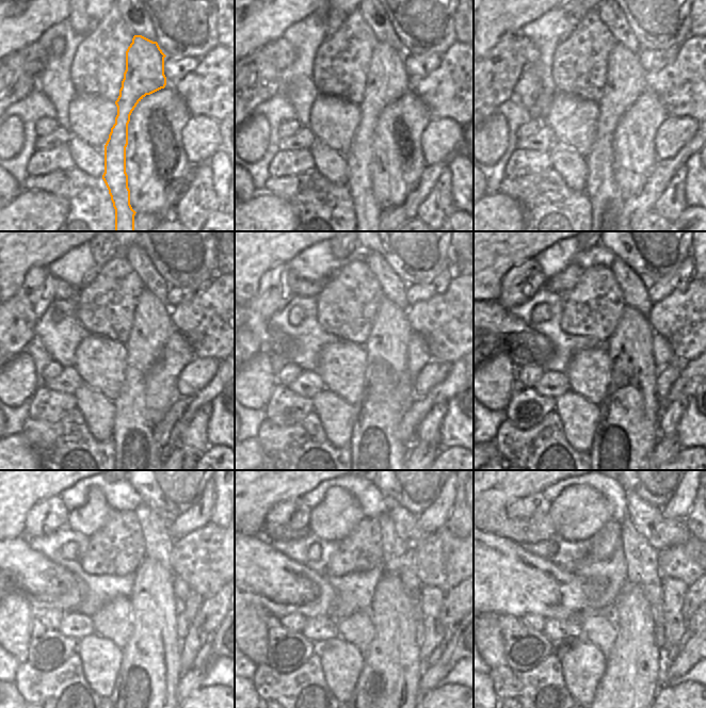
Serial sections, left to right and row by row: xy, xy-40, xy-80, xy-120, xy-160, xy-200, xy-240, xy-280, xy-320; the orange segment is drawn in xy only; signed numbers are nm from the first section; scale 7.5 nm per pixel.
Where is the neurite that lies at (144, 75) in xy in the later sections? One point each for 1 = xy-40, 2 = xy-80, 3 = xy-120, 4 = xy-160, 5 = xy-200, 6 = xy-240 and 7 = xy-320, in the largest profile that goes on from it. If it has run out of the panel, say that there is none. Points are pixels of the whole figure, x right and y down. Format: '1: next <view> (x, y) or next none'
1: next xy-40 (387, 79)
2: next xy-80 (626, 79)
3: next xy-120 (135, 448)
4: next xy-160 (374, 447)
5: next xy-200 (627, 431)
6: next xy-240 (146, 686)
7: next xy-320 (634, 675)

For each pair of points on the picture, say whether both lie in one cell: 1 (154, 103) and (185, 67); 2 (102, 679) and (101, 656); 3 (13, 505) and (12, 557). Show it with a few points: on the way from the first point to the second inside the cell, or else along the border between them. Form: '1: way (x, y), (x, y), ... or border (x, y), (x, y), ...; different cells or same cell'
1: border (164, 87), (174, 89); different cells
2: way (102, 674), (105, 668), (101, 661); same cell
3: border (22, 535), (11, 538); different cells

